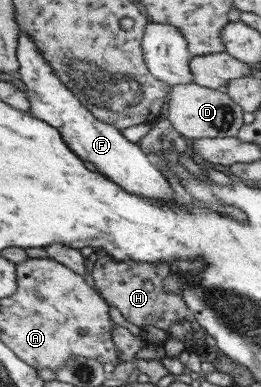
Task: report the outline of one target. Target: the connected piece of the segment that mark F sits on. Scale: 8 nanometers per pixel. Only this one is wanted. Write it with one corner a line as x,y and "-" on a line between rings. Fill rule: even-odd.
22,33
19,38
18,60
21,69
18,77
26,87
26,94
31,100
32,115
37,119
43,119
47,123
56,127
69,147
75,151
81,159
90,164
99,172
103,172
115,183
119,183
133,195
143,196
149,200
165,202
171,204
175,199
175,191
167,177
157,169
152,156
143,153
137,142
129,141
121,129
113,124
105,123
104,120
97,119
97,116
85,107
84,103
68,88
55,68
45,60
45,55
37,47
32,36

